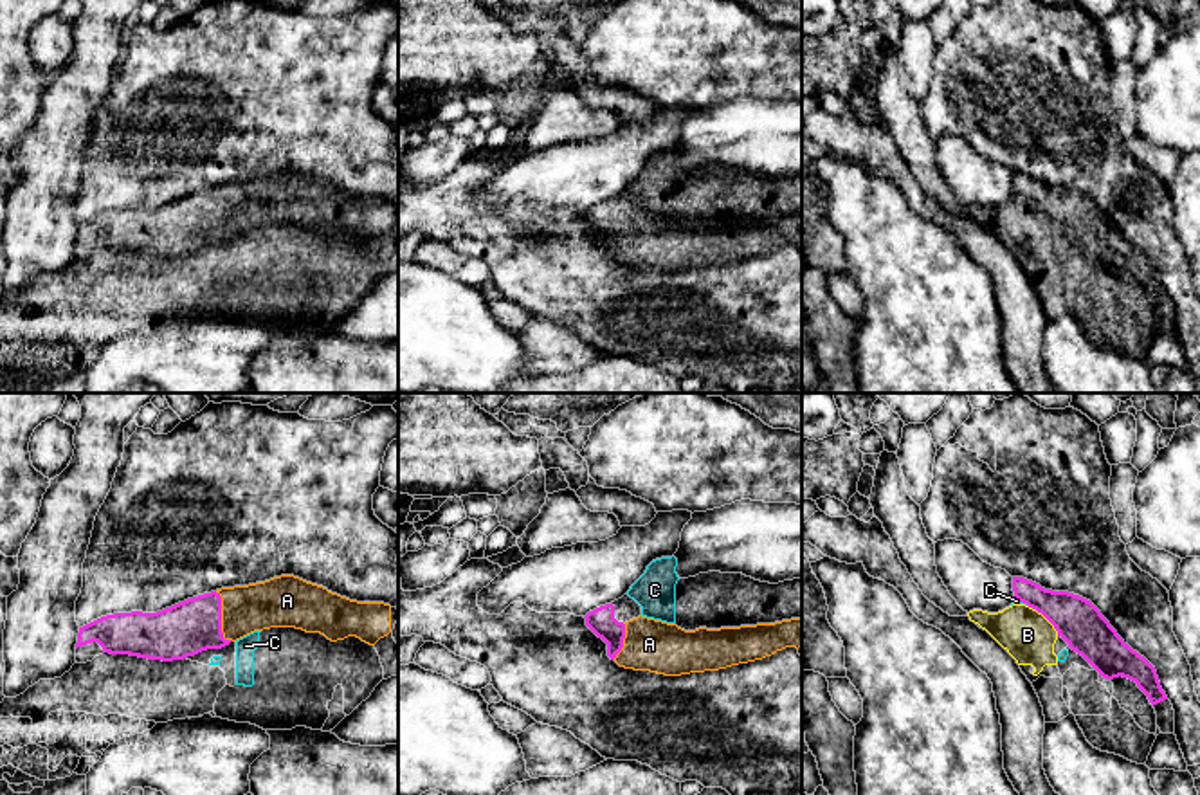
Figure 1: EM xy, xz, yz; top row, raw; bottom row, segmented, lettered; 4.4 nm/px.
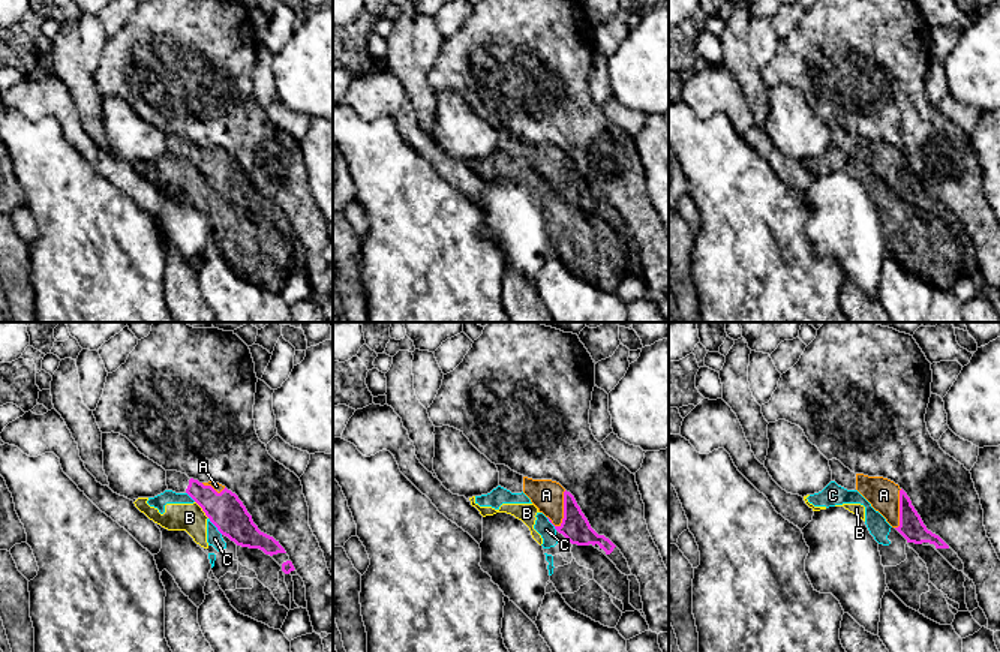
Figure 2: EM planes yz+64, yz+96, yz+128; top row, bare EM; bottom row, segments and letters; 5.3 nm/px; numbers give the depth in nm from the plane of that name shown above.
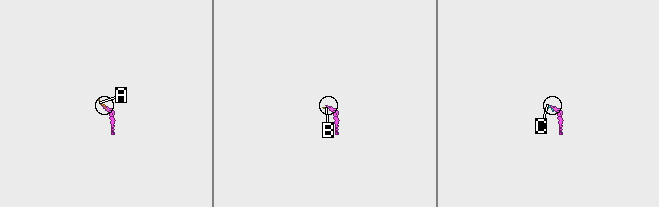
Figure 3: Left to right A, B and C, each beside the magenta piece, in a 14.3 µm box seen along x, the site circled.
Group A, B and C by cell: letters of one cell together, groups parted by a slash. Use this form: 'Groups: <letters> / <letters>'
Groups: A / B C

